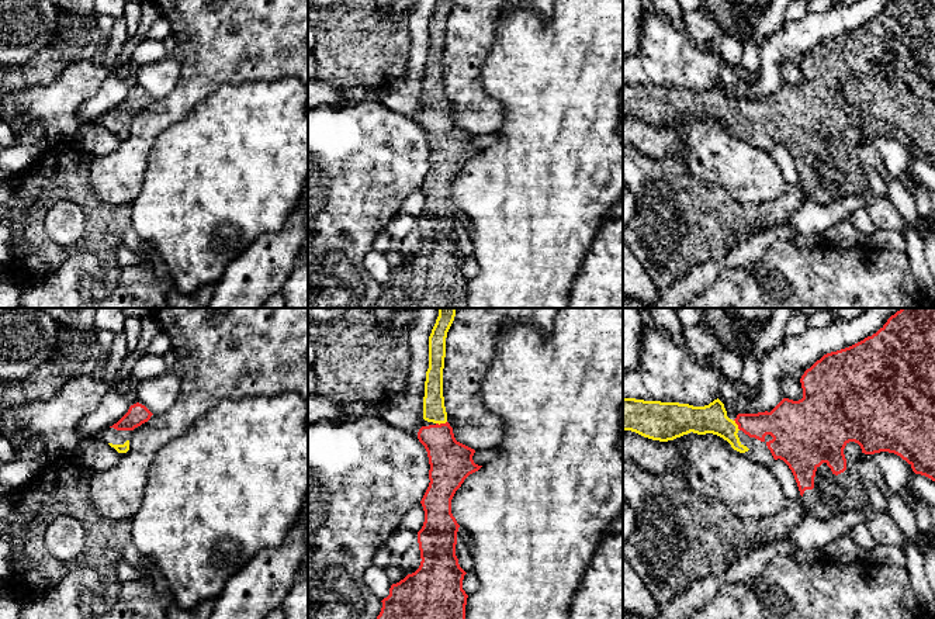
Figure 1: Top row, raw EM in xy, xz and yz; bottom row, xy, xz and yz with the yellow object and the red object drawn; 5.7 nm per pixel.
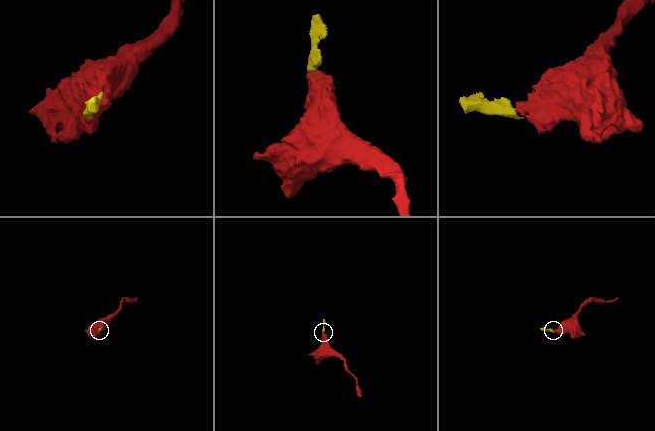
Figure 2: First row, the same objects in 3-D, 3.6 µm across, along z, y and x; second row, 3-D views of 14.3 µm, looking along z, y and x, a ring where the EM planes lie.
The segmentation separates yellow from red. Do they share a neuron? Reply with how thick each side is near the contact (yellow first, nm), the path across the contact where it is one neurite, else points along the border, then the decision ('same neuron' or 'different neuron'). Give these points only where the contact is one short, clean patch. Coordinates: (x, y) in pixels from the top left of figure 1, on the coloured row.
130/240 nm | across xz (433, 401), (433, 410), (440, 422), (442, 449), (450, 462) | same neuron

